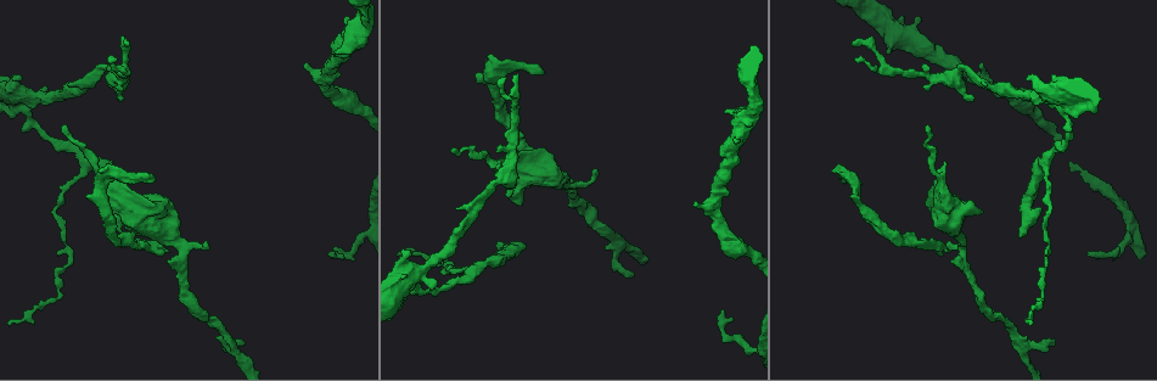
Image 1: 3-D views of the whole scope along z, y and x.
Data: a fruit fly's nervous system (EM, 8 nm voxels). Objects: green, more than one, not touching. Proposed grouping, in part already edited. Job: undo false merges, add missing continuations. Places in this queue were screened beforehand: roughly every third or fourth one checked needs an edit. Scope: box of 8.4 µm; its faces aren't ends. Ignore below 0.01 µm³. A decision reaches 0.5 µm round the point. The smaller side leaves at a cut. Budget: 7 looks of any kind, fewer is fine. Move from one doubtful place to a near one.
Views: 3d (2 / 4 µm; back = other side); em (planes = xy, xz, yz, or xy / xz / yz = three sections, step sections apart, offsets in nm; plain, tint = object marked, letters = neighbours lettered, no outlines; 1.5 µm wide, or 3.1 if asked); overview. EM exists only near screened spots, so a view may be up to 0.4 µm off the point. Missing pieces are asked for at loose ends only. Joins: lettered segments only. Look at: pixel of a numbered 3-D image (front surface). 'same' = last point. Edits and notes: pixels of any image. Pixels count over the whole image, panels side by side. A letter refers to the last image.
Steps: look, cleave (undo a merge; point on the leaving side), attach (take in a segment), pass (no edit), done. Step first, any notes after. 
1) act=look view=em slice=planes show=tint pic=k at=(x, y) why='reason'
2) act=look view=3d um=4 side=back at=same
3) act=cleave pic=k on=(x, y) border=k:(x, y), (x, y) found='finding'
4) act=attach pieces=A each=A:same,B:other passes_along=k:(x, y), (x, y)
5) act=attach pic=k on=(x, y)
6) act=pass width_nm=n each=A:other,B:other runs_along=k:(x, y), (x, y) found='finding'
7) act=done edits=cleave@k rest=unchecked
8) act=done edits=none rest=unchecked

act=look view=em slice=xz step=4 show=letters pic=1 at=(1086, 255) why='thin end'

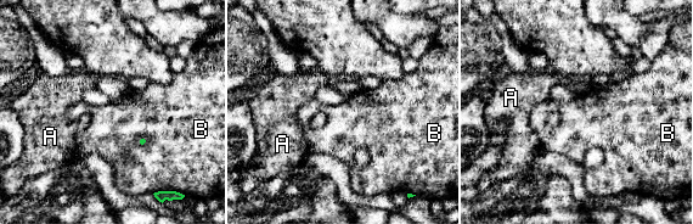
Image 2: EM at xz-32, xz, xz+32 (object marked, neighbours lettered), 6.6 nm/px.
act=look view=em slice=planes show=letters at=same

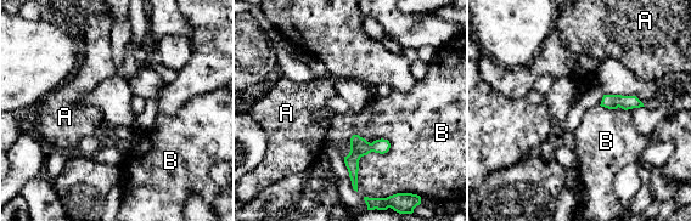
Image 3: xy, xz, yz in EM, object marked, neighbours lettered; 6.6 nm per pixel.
act=pass each=A:other,B:other border=3:(387, 139), (357, 191) found='no lettered segment goes on from it'

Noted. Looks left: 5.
act=look view=3d um=4 side=back pic=1 at=(541, 73) why='an open end'

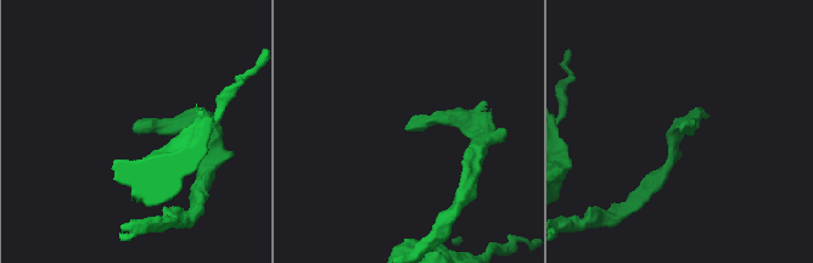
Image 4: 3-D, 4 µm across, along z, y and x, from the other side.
act=look view=em slice=planes show=letters pic=4 at=(681, 132) why='need the tissue'

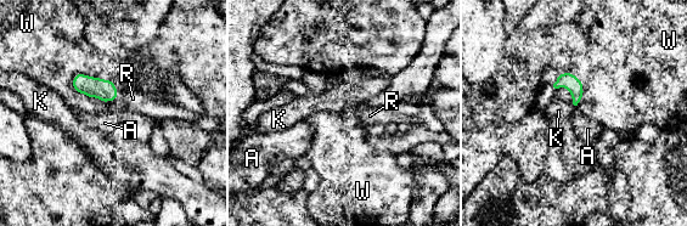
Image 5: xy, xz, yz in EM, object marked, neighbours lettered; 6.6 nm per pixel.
act=pass each=A:other,K:other,R:other,W:other border=5:(73, 78), (78, 91), (106, 102) found='no lettered segment goes on from it'

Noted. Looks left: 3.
act=look view=3d um=4 pic=1 at=(409, 252) why='stops while still wide'

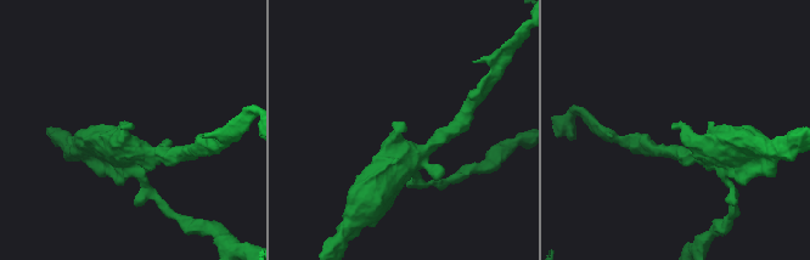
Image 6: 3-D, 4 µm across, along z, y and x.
act=look view=em slice=yz step=8 show=letters pic=6 at=(132, 127) why='need the tissue'

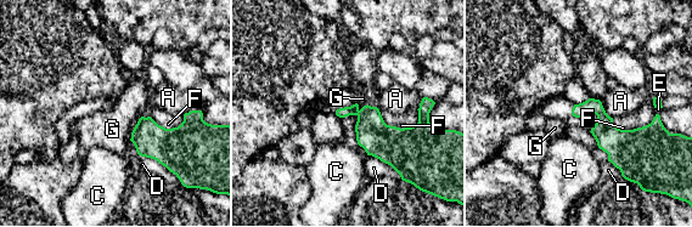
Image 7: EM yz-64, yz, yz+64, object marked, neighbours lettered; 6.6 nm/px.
act=look view=em slice=planes show=letters at=same why='another direction'

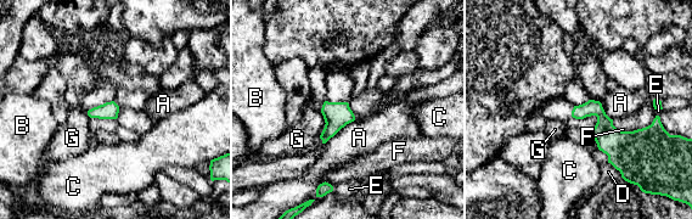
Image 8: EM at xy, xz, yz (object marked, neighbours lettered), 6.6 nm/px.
act=pass longest_contact=F:300nm each=A:other,B:other,C:other,D:other,E:other,F:other,G:other found='none of them fits'

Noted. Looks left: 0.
act=done edits=none rest=unchecked

